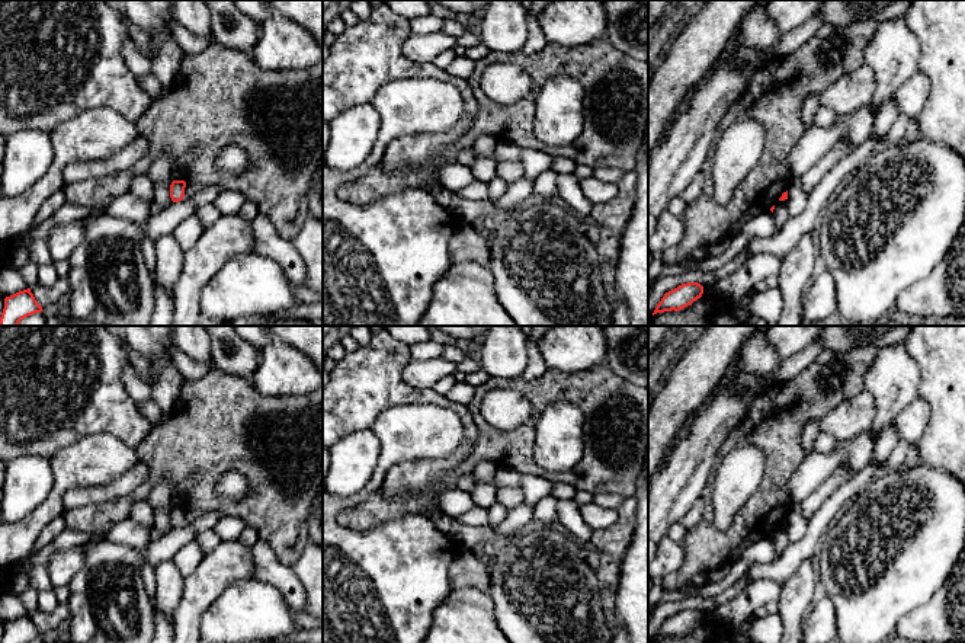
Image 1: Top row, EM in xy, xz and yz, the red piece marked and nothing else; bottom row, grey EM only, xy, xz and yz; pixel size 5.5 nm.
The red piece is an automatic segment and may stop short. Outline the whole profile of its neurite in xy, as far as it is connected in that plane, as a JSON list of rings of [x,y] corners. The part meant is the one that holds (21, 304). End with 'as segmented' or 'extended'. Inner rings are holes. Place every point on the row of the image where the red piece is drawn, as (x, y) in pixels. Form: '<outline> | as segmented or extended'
[[[31,288],[19,291],[4,298],[0,326],[17,326],[22,319],[41,311],[42,307],[35,300]]] | as segmented

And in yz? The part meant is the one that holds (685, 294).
[[[687,282],[682,284],[677,288],[669,291],[664,294],[661,301],[657,304],[654,314],[664,313],[664,311],[679,311],[687,305],[690,305],[693,301],[700,298],[703,294],[703,287],[698,282]]] | as segmented

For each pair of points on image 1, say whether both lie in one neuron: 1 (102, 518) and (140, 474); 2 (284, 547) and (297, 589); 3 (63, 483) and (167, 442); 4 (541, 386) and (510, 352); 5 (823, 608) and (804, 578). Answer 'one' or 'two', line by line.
1: two
2: two
3: two
4: two
5: two

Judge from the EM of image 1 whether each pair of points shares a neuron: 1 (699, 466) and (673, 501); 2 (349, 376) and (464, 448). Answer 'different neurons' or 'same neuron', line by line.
1: same neuron
2: same neuron

